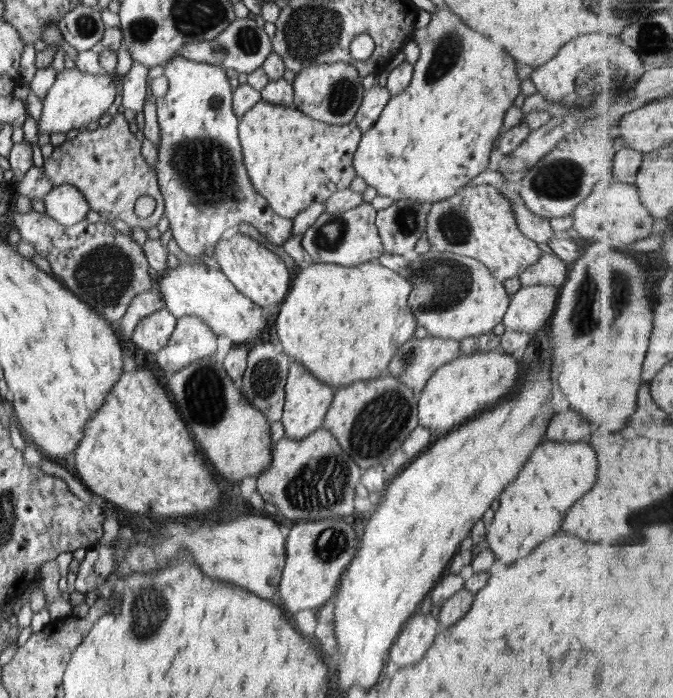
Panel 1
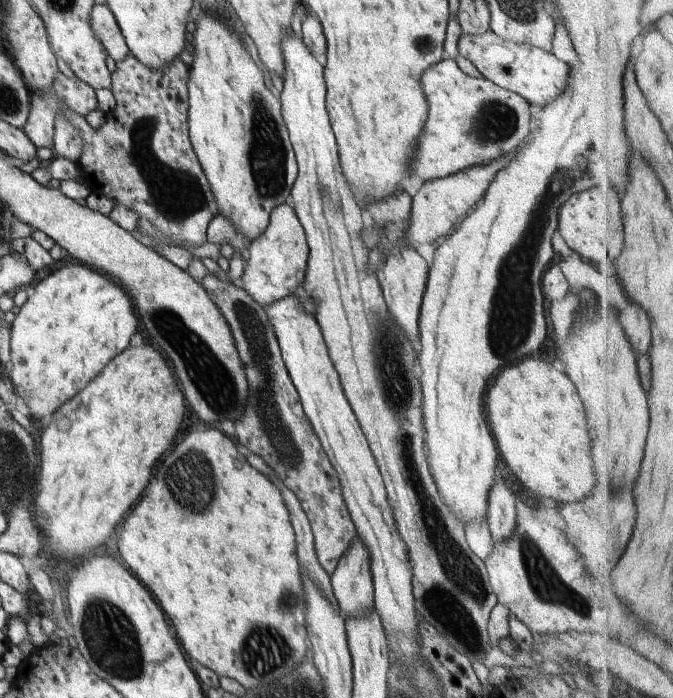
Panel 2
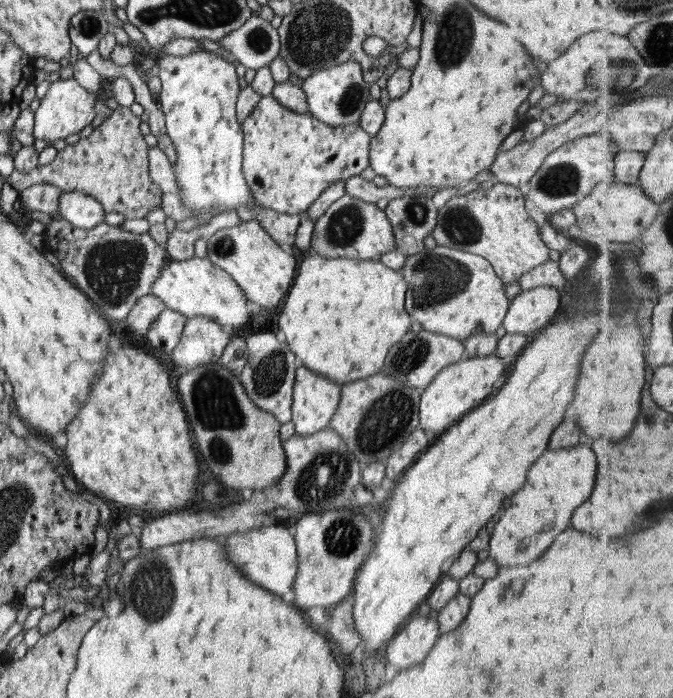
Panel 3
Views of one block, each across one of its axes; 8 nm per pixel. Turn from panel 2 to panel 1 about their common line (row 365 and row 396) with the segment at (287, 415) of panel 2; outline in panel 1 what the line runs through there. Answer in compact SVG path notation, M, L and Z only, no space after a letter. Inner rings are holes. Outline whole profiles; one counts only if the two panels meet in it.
M262 338L248 353L247 369L243 374L240 390L244 398L256 410L260 410L264 414L269 424L281 421L285 401L284 387L287 383L286 377L288 377L290 361L291 358L278 349L278 346Z

